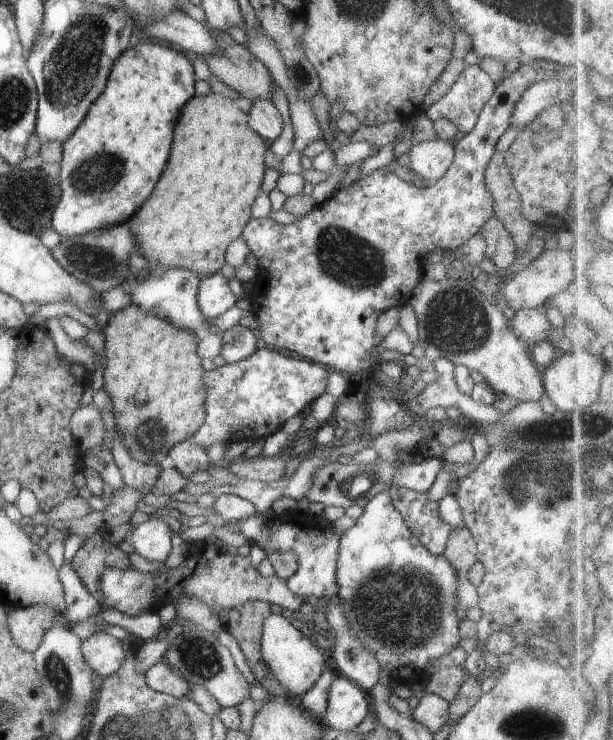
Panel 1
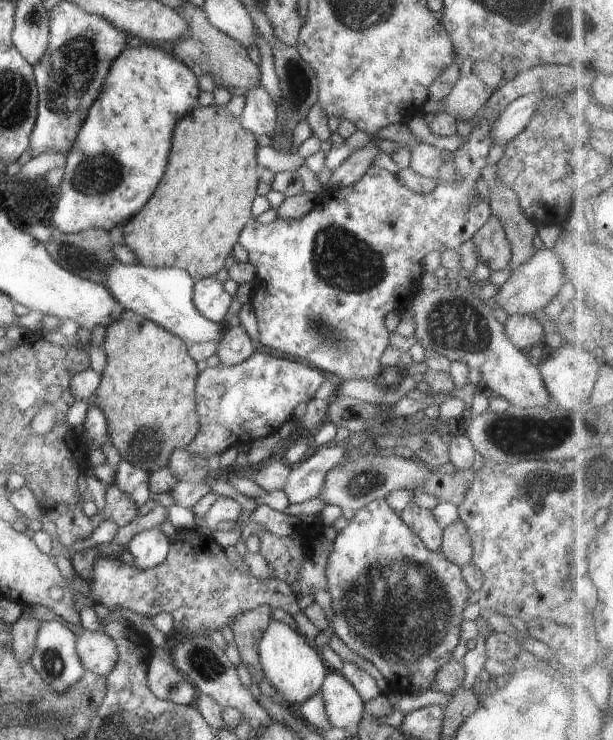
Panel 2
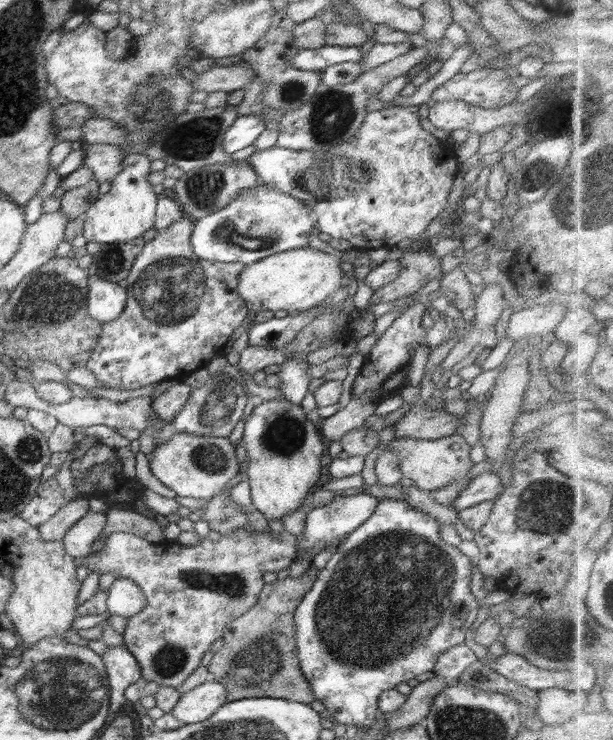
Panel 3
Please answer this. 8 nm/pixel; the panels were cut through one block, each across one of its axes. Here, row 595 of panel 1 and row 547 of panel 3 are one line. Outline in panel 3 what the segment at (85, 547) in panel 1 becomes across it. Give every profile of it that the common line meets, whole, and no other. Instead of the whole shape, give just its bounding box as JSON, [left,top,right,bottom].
[94,509,166,552]

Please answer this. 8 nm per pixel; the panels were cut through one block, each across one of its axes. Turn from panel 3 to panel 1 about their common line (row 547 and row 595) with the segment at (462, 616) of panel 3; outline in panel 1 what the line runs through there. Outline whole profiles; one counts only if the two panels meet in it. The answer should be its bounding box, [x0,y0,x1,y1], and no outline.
[336,458,461,685]

